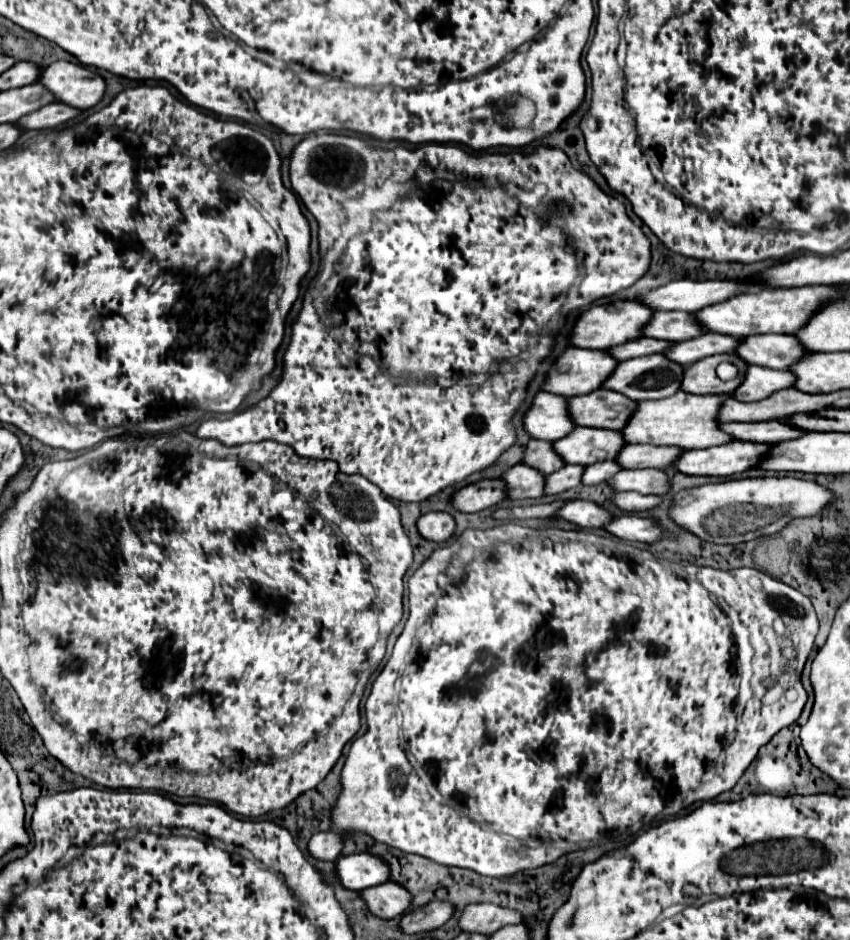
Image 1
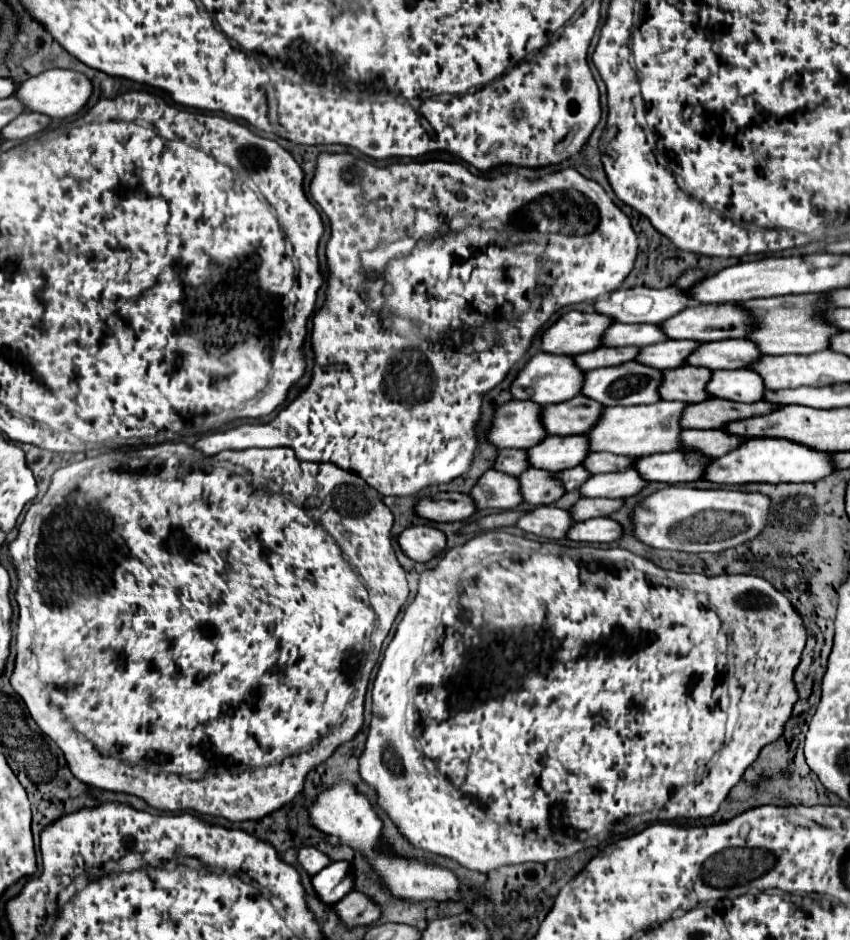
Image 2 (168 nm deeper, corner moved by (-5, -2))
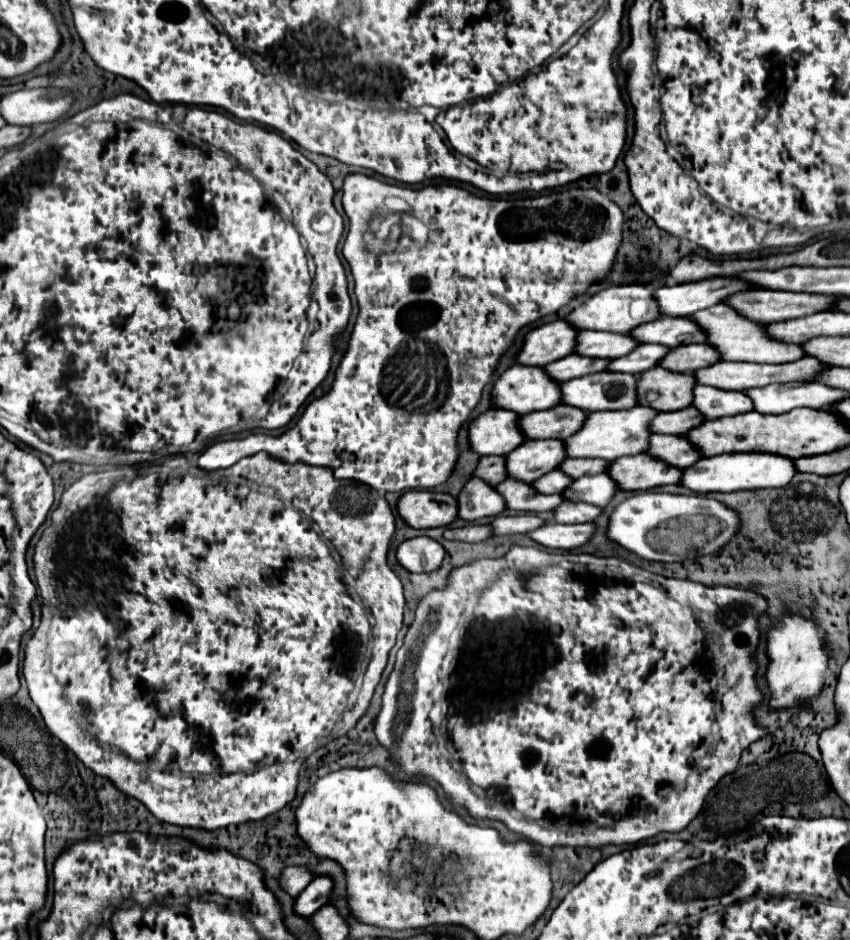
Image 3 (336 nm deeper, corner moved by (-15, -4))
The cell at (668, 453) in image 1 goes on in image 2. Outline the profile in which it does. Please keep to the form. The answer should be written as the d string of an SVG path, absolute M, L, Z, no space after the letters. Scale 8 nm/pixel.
M590 453L590 459L586 459L584 467L590 473L612 473L634 467L634 459L628 455L614 455L614 453Z

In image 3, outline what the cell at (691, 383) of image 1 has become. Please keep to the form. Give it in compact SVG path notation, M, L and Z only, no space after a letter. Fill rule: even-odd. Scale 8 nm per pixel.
M654 367L640 373L636 383L638 405L652 407L656 411L678 411L690 405L692 401L692 375L686 373L668 373L666 369ZM652 389L658 393L656 401L646 401L646 391Z

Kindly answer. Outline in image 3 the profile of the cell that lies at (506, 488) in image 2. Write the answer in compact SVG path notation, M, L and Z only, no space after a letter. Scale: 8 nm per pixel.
M468 481L456 497L458 517L464 521L476 521L484 517L496 517L504 511L504 499L484 481Z

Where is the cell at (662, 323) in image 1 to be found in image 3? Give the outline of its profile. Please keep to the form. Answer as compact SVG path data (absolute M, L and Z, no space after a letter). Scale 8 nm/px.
M580 331L576 335L576 347L574 353L582 357L592 359L616 359L624 357L628 351L632 351L636 341L624 333L606 333L606 331Z

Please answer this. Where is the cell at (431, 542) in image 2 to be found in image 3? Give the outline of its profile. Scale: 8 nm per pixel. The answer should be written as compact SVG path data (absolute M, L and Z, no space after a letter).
M414 537L404 541L396 551L398 563L412 573L428 573L440 567L444 547L430 537Z

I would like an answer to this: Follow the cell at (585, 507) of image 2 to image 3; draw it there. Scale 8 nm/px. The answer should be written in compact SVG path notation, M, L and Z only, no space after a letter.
M562 501L554 509L554 521L556 523L590 523L600 515L600 507L588 505L588 503L572 503Z

